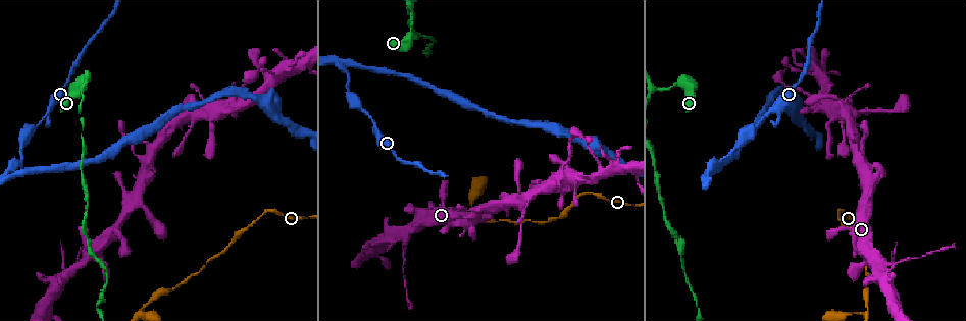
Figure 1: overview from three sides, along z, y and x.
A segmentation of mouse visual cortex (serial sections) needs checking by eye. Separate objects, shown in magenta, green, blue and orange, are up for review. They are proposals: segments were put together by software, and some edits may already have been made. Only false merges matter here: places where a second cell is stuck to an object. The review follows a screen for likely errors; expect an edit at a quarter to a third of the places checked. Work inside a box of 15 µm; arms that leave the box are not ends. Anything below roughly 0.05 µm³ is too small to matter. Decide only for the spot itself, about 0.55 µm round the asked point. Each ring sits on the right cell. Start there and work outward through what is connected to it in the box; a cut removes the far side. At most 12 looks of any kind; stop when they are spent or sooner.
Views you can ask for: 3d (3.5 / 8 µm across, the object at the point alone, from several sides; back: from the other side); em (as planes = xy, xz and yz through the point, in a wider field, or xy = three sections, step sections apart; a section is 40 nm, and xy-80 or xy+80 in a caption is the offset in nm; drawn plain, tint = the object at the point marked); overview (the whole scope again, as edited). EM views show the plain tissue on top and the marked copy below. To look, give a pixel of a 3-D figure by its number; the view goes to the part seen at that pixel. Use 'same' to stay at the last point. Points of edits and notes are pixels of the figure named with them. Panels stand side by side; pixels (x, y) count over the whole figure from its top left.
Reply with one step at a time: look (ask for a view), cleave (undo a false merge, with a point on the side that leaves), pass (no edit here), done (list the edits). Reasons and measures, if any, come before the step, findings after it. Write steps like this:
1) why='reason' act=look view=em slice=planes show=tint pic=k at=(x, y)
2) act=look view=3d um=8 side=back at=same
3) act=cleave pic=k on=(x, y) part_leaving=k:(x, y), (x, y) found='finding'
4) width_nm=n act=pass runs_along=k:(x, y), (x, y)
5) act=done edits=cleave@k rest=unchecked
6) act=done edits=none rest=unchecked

why='a fork' act=look view=3d um=8 pic=1 at=(18, 172)

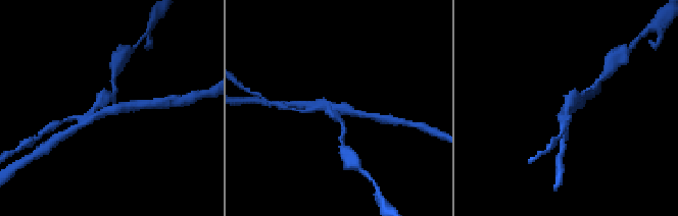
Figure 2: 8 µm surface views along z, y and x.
why='zoom in' act=look view=3d um=3.5 side=back pic=2 at=(108, 110)

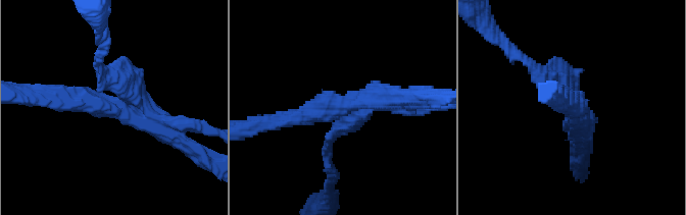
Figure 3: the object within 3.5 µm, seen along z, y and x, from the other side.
act=cleave pic=3 on=(580, 110) part_leaving=3:(120, 103), (27, 97) found='two cells meet here'

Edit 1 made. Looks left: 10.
why='see it whole again' act=look view=overview

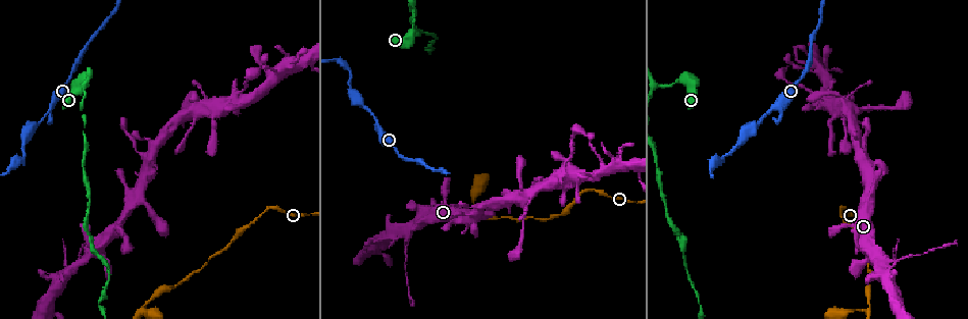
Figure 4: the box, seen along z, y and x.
why='sharp bend' act=look view=3d um=8 pic=4 at=(664, 86)

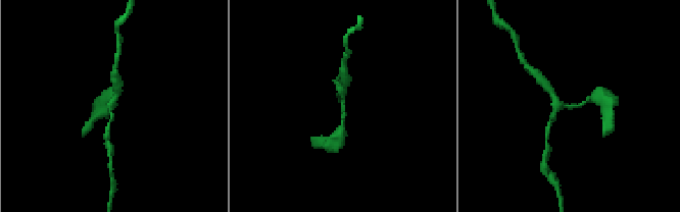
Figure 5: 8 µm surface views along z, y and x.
why='closer look' act=look view=3d um=3.5 pic=5 at=(344, 107)

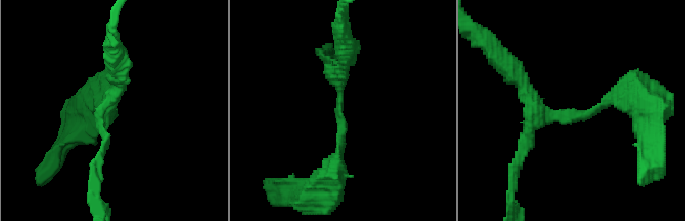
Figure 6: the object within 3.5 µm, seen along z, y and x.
act=look view=em slice=xy step=2 show=tint pic=6 at=(339, 109)

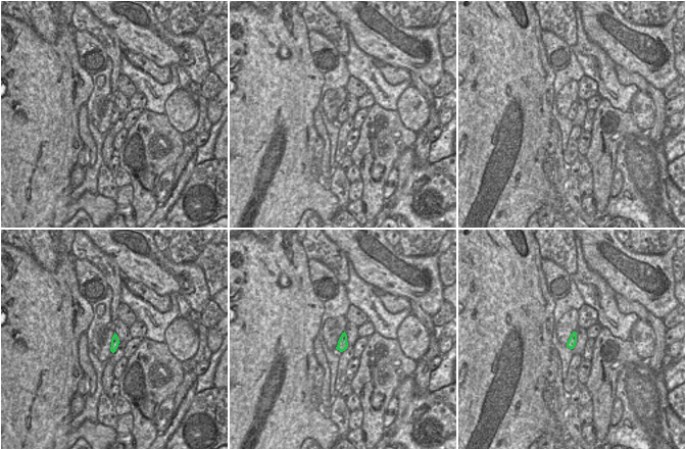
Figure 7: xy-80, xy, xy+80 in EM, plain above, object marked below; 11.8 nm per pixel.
act=pass runs_along=6:(630, 97), (586, 115), (539, 109), (526, 141) found='continuous, no second cell'

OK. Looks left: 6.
why='calibre changes' act=look view=3d um=3.5 pic=4 at=(858, 109)

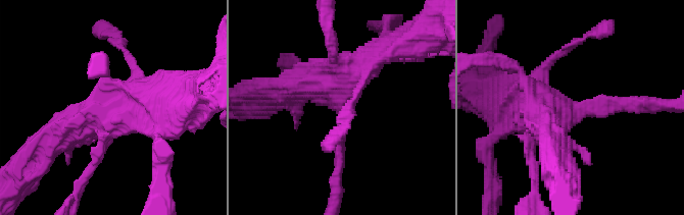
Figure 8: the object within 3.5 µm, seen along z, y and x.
why='need the tissue' act=look view=em slice=planes show=tint pic=8 at=(338, 109)

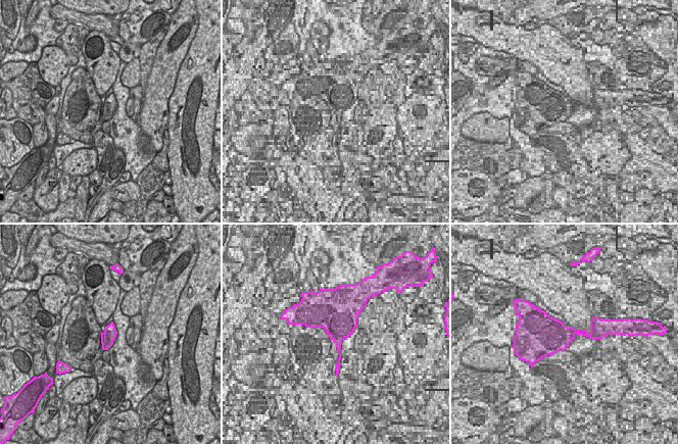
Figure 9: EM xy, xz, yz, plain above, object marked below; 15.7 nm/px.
why='cut it another way' act=look view=em slice=xy step=3 show=tint at=same

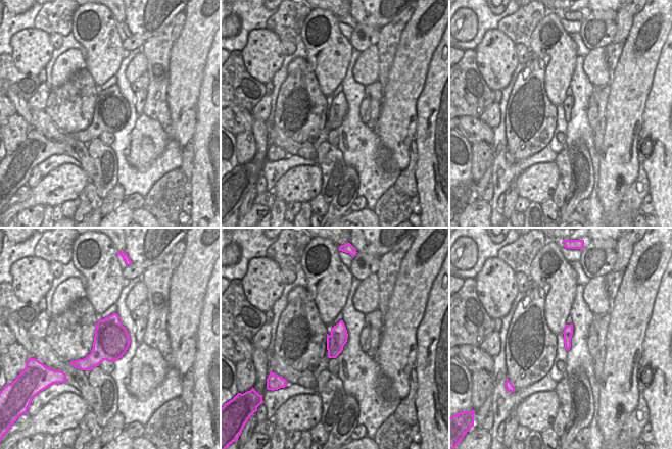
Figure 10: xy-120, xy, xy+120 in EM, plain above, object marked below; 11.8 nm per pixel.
act=pass runs_along=8:(297, 86), (348, 78), (413, 39) found='one cell here'

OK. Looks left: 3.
why='small branch off a trunk' act=look view=3d um=3.5 pic=4 at=(631, 166)

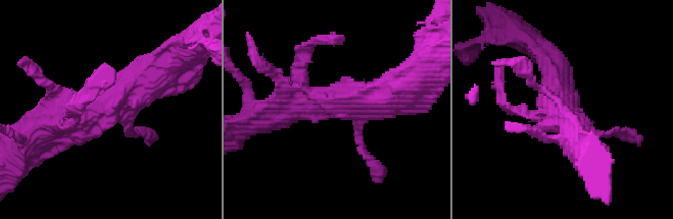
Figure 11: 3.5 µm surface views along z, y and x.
arms=3 arm_widths_nm=100,400,450 act=look view=em slice=xy step=3 show=tint pic=11 at=(112, 109)

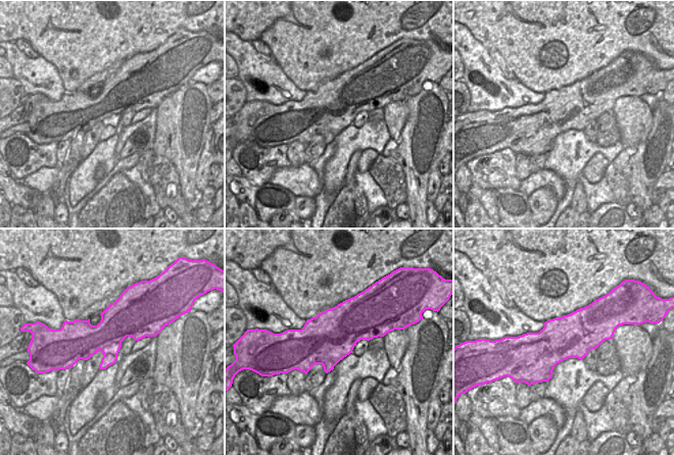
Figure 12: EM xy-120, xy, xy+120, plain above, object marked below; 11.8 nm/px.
act=pass found='all the same cell'

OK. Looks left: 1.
why='thin arm on a thick one' act=look view=3d um=3.5 pic=4 at=(149, 303)

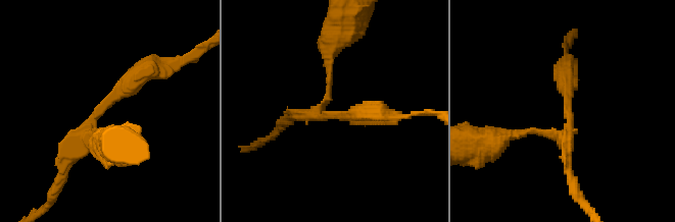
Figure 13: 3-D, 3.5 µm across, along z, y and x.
arm_widths_nm=100,200,300 act=pass runs_along=13:(154, 67), (98, 111), (98, 132) found='continuous, no second cell'

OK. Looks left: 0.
act=done edits=cleave@3 rest=unchecked

